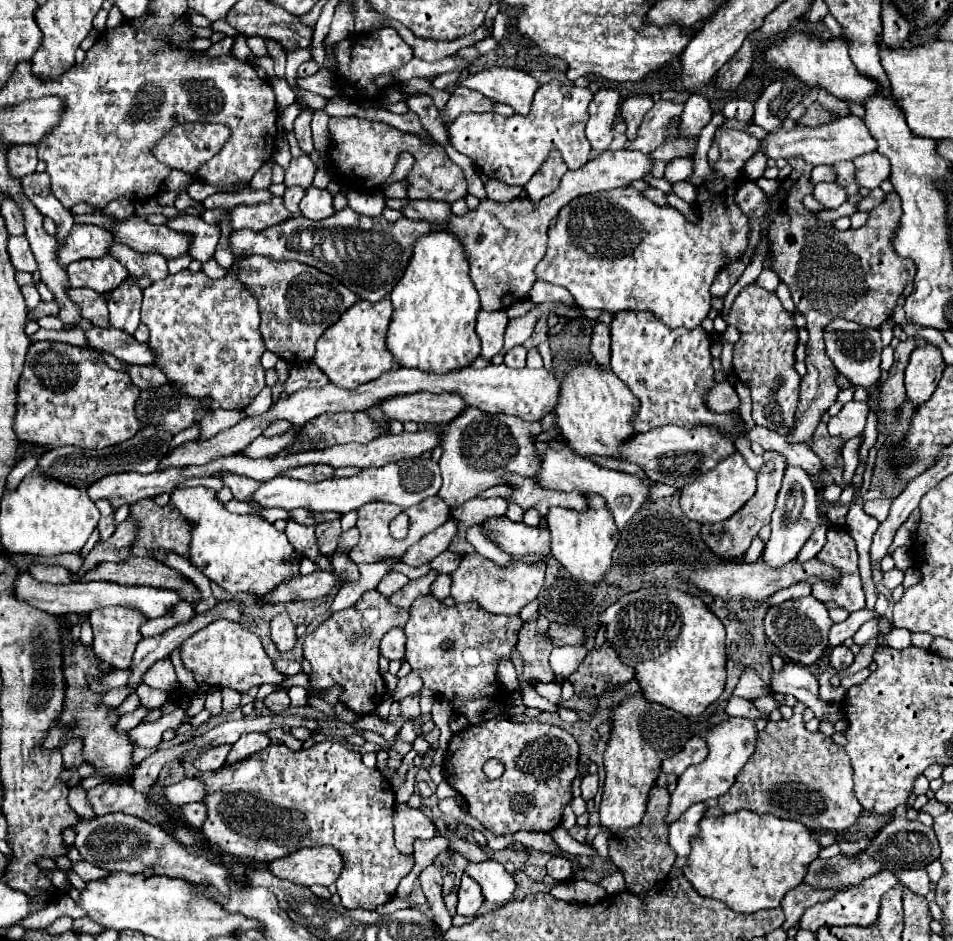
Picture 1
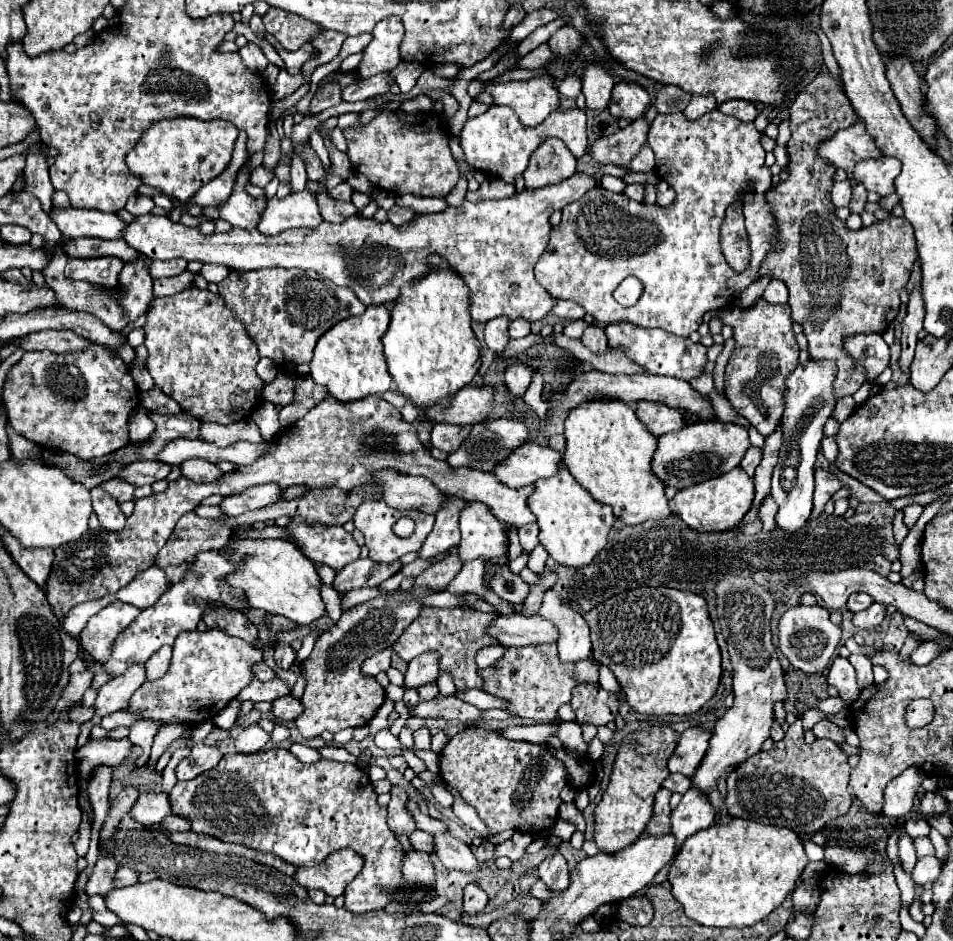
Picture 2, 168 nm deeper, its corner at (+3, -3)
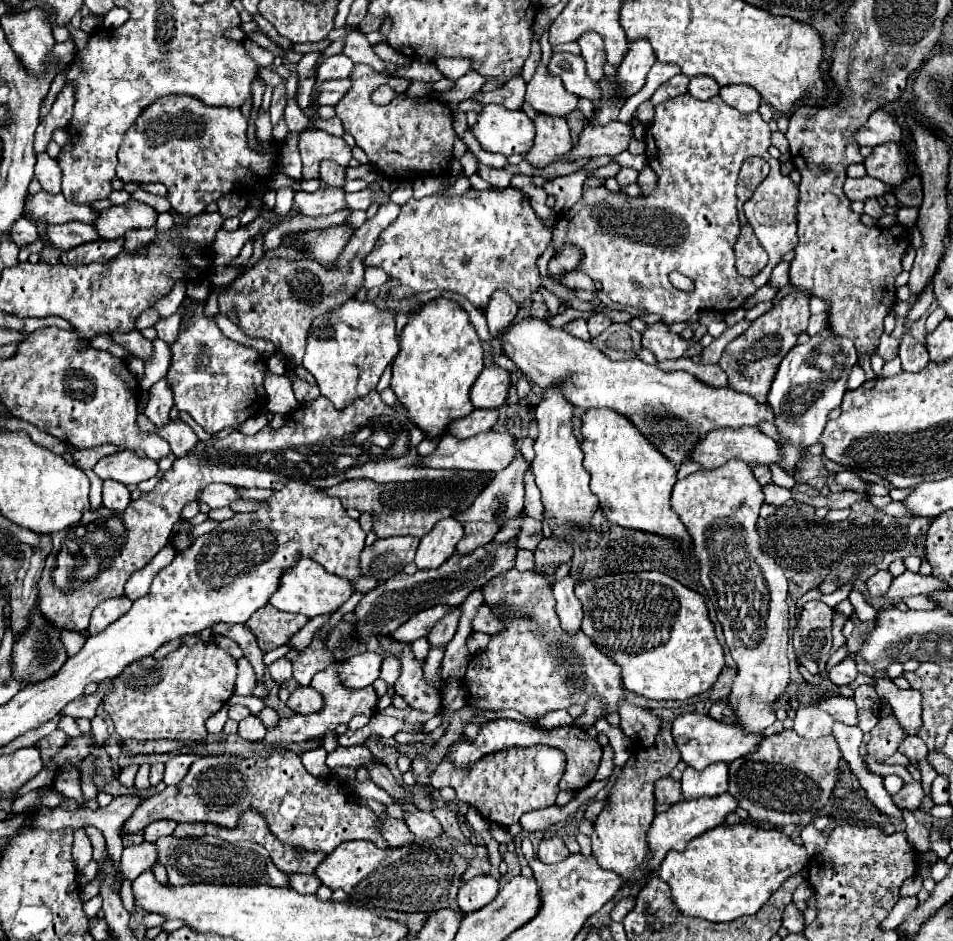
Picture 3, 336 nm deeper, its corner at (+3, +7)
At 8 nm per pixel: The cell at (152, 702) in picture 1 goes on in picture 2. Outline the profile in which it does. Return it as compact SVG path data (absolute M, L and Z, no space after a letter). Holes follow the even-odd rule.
M118 711L118 713L112 713L108 717L102 717L100 721L100 727L110 731L110 729L116 729L120 725L134 725L138 721L138 715L136 713L128 713L128 711Z

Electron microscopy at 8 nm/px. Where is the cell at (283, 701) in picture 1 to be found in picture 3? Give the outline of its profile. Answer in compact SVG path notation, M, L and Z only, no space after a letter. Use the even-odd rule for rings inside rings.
M296 687L286 705L294 711L294 713L314 713L318 709L322 709L322 697L320 693L316 693L312 687Z

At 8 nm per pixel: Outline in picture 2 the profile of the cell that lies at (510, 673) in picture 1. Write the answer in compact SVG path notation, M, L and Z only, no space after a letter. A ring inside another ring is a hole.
M502 645L484 647L484 649L480 649L480 653L476 655L476 663L478 663L480 669L484 669L484 667L492 667L502 655L504 655L504 647L502 647Z

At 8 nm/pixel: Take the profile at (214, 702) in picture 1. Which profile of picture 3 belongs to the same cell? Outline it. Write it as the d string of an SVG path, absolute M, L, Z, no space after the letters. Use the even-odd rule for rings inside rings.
M178 753L174 755L168 763L166 763L166 773L164 773L164 783L166 785L176 785L190 769L192 761L196 761L200 755L192 753L192 755L186 755L186 753Z

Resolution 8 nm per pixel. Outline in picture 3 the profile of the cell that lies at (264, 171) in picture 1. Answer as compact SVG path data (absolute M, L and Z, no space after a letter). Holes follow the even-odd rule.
M276 87L272 95L272 105L270 105L270 121L274 127L282 119L284 107L286 107L286 87Z

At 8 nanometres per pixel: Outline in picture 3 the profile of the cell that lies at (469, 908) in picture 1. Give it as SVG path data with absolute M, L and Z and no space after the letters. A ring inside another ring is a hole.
M478 875L464 883L458 891L458 907L466 913L472 913L488 905L498 893L498 881L492 875Z

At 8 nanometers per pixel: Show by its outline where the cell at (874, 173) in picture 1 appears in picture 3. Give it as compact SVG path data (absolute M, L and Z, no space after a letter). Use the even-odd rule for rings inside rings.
M884 143L872 149L870 157L864 159L866 173L874 179L880 179L886 185L900 185L906 177L906 163L900 157L898 143Z

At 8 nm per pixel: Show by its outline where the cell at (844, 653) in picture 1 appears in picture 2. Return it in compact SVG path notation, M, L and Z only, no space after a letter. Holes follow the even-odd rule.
M834 657L830 671L828 671L828 685L836 687L840 697L850 705L856 701L856 697L860 695L860 687L856 683L856 671L850 665L848 659L844 657Z

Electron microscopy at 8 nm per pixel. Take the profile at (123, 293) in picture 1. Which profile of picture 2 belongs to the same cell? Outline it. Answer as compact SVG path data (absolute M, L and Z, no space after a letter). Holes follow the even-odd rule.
M126 263L118 281L124 287L124 295L118 303L124 307L124 315L130 321L136 321L140 315L144 315L148 303L154 299L148 267L144 267L144 263Z

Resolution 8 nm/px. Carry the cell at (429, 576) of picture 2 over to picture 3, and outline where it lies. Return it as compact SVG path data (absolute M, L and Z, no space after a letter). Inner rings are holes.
M480 521L464 523L464 537L456 545L456 553L466 555L466 553L472 553L474 549L490 543L498 529L500 527L496 527L496 523L480 523Z

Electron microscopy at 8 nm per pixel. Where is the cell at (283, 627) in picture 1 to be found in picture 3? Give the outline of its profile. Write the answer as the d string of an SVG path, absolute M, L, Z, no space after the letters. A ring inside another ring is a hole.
M280 657L278 661L274 661L270 665L270 675L276 683L282 683L282 681L290 679L292 677L292 661L286 659L286 657Z

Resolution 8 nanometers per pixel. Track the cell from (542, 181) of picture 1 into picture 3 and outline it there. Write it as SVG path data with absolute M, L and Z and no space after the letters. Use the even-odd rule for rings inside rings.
M538 115L534 119L534 125L536 125L534 147L526 155L526 161L532 167L542 169L554 161L562 161L572 151L570 129L564 117Z

